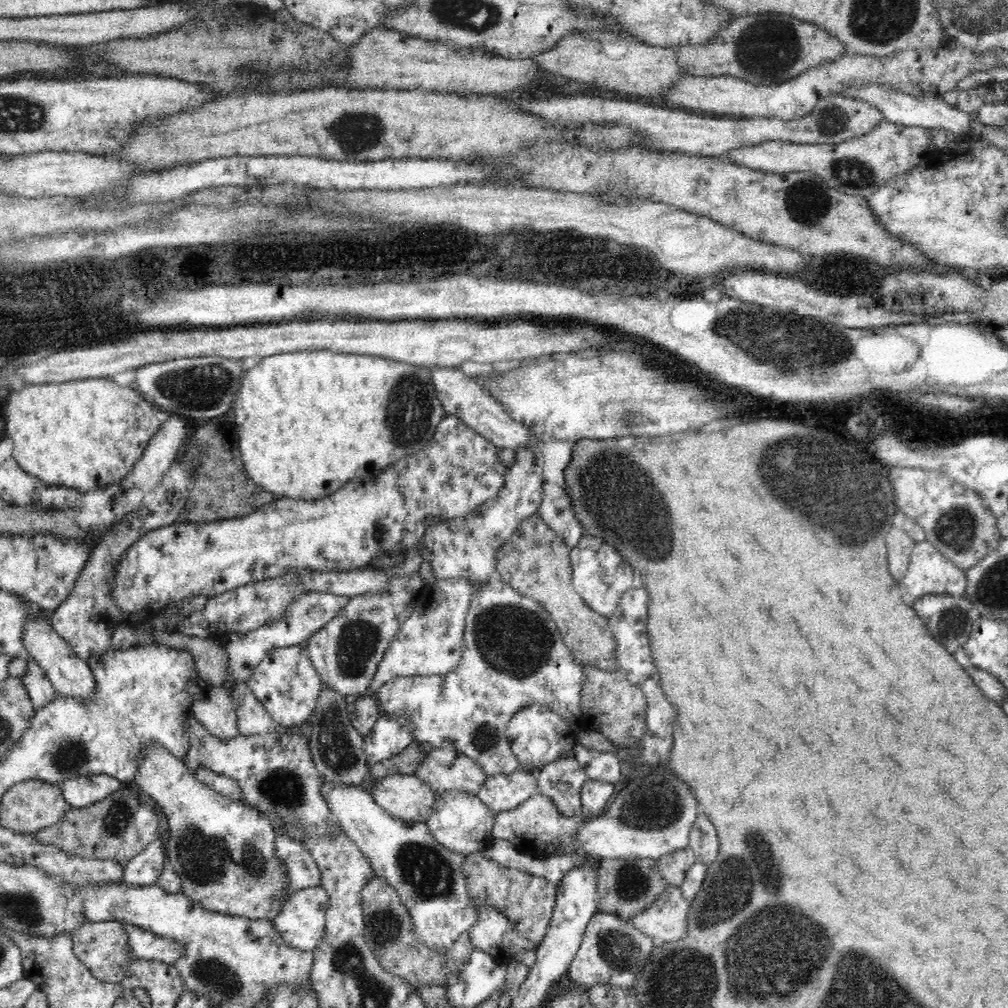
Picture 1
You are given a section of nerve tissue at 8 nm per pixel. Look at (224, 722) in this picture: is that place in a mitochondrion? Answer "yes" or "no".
no

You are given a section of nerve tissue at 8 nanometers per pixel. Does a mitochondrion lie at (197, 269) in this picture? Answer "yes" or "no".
no

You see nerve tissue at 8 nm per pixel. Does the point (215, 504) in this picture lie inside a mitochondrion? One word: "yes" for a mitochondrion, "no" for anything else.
yes

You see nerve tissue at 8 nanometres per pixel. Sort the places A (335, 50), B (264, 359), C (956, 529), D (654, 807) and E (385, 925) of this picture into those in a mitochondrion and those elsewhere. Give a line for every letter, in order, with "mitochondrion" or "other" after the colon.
A: other
B: other
C: mitochondrion
D: mitochondrion
E: mitochondrion

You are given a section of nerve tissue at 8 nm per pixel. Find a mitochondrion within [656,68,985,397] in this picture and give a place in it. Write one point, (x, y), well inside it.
(779, 346)

